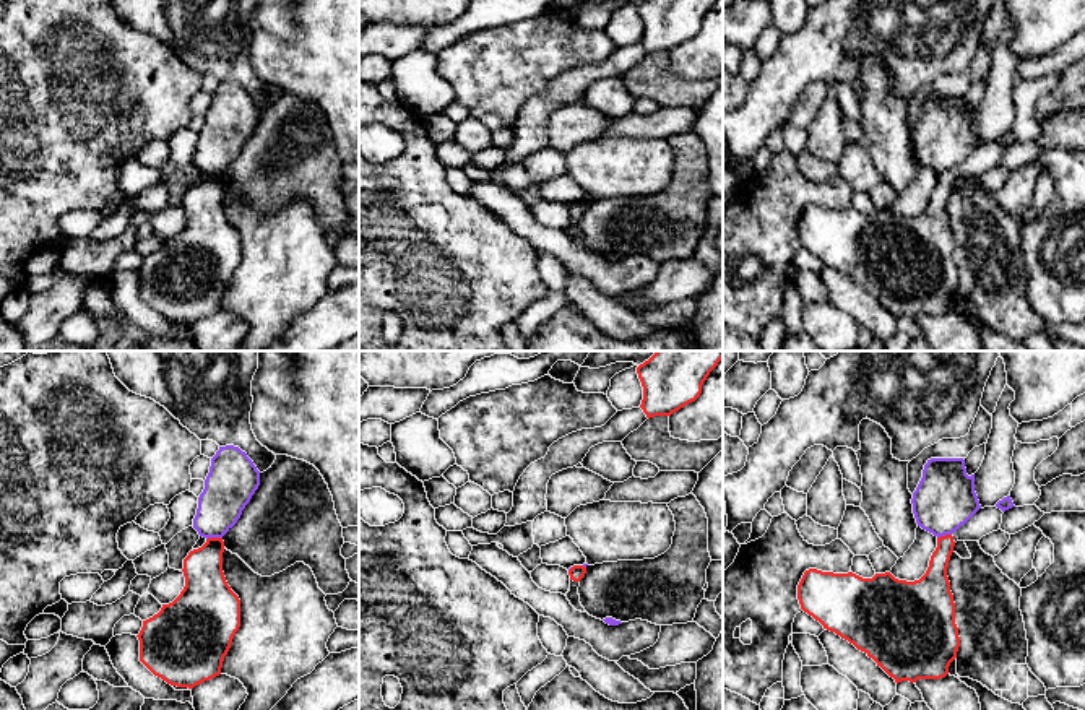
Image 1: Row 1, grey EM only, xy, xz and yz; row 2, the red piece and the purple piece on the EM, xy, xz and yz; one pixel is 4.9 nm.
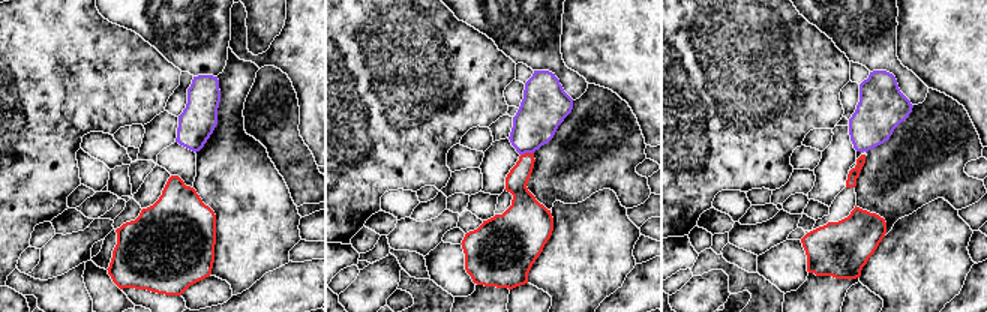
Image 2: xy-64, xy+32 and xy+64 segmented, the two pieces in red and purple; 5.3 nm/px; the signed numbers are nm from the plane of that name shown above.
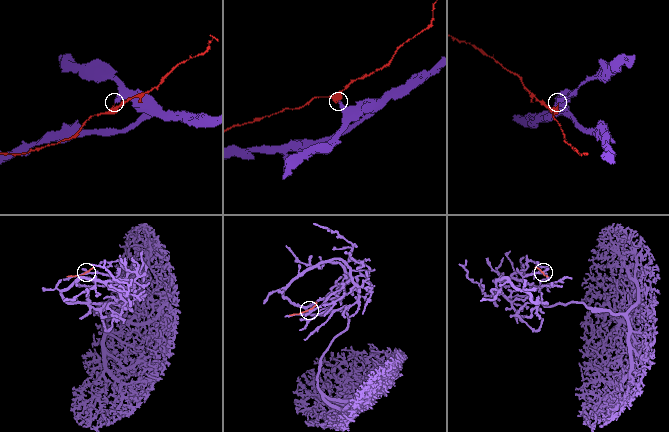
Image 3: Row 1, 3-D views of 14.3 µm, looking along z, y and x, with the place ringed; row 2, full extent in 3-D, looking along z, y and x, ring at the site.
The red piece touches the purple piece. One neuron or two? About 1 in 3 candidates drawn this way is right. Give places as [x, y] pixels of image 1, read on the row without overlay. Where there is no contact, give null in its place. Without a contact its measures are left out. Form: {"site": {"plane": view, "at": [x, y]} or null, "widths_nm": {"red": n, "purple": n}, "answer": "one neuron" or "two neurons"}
{"site": {"plane": "xy", "at": [213, 174]}, "widths_nm": {"red": 200, "purple": 220}, "answer": "two neurons"}

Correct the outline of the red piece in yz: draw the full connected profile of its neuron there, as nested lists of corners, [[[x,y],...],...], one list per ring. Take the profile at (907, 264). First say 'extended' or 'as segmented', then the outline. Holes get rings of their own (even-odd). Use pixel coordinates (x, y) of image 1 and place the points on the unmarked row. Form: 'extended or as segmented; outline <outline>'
as segmented; outline [[[952,171],[937,174],[926,210],[914,218],[898,216],[890,208],[862,214],[853,208],[833,210],[809,205],[798,221],[801,245],[819,257],[823,265],[864,288],[897,320],[945,314],[960,283],[955,239],[947,213],[953,182]]]

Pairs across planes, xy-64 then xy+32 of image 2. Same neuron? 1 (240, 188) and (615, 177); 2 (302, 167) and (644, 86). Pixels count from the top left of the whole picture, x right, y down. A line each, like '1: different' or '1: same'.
1: different
2: different

